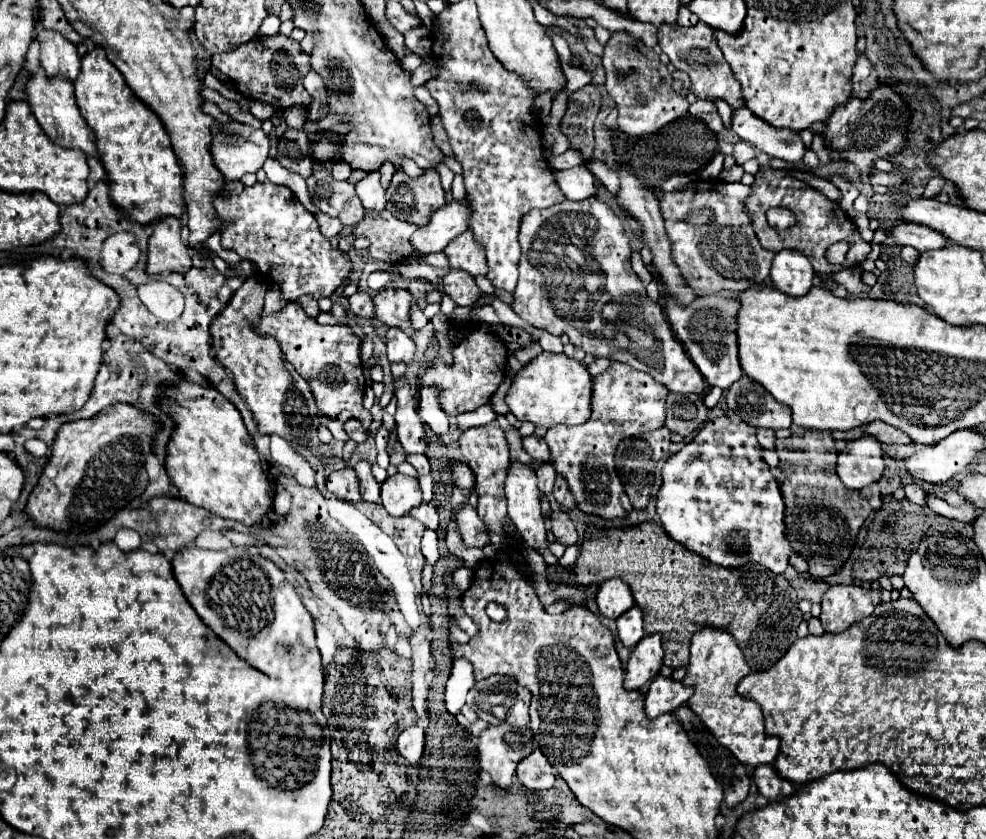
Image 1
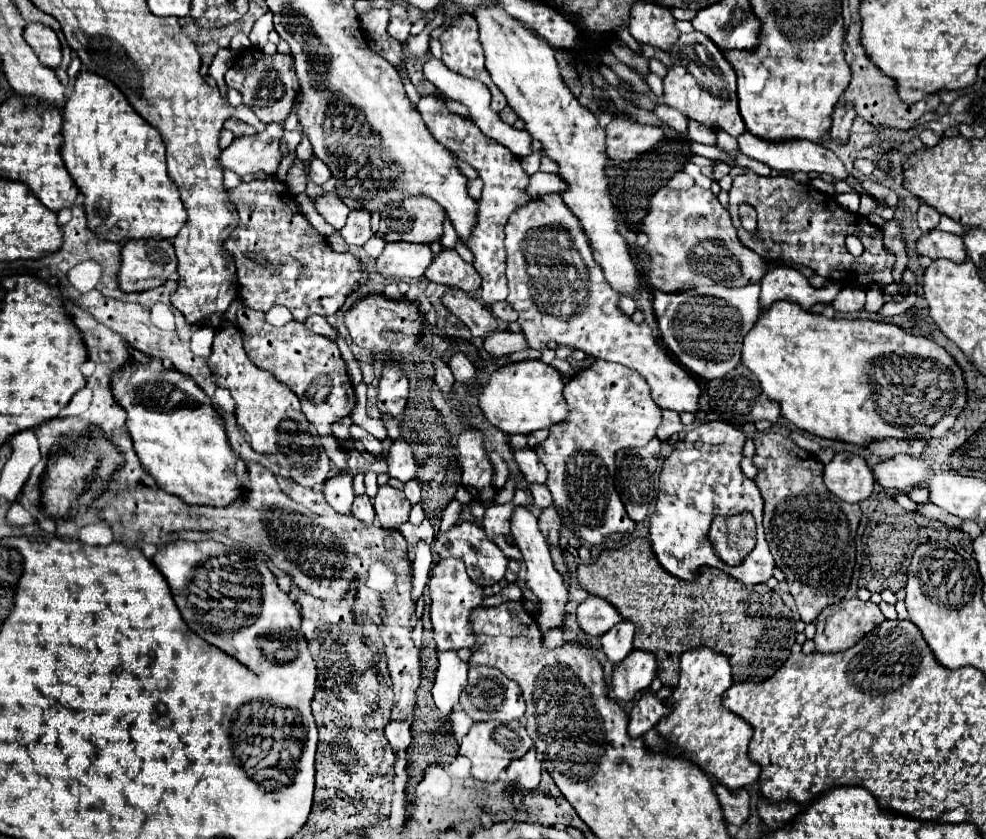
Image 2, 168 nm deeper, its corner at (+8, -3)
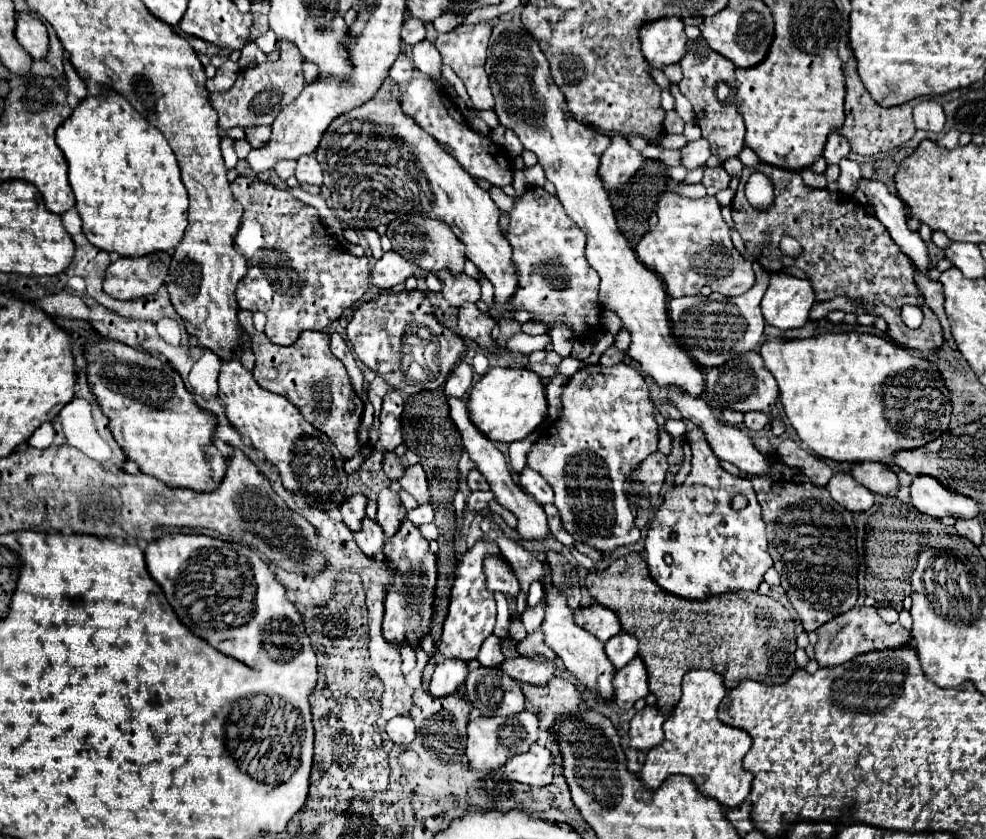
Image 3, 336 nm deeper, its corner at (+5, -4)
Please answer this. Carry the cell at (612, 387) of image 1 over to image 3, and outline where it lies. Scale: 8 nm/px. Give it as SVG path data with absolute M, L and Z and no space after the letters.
M619 362L615 366L583 366L575 372L563 390L563 416L553 422L547 432L541 432L531 452L527 454L527 466L537 470L555 490L555 506L561 514L563 528L583 544L589 544L601 552L611 552L619 546L635 544L641 534L633 522L623 482L627 474L639 466L651 452L657 450L657 420L655 406L649 400L649 386L641 372L631 364Z

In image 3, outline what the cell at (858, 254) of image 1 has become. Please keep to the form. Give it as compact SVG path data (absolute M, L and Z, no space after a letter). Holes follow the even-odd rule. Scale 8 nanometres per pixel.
M759 164L755 168L743 168L743 174L741 174L741 182L739 182L739 188L735 192L735 198L731 202L731 208L733 208L733 222L735 222L735 228L741 232L741 238L745 242L745 248L747 252L767 270L767 272L777 272L777 270L783 270L785 266L797 266L801 270L805 270L809 274L809 280L815 288L815 294L817 294L817 300L831 300L835 296L847 296L847 298L861 298L865 302L865 310L871 312L871 314L877 314L877 316L883 316L889 324L889 330L887 334L893 338L895 344L901 344L905 348L915 348L915 350L921 350L921 352L933 352L937 348L941 348L943 344L943 336L941 336L941 324L935 316L935 312L923 304L923 296L919 294L919 288L913 280L913 266L911 266L911 260L907 260L907 256L903 256L903 252L899 252L899 248L895 248L895 242L891 240L887 228L883 228L883 224L877 220L877 218L871 218L867 216L865 208L857 206L851 196L847 194L841 194L841 192L831 192L827 188L823 190L817 190L817 188L809 188L803 184L803 178L799 172L795 170L783 170L783 168L775 168L775 166L767 166L767 164ZM753 172L763 172L765 176L771 178L773 186L775 186L775 200L773 200L773 206L767 210L767 212L761 212L757 208L753 208L747 200L745 200L745 194L743 194L743 186L747 182L747 178L753 174ZM763 232L769 232L771 234L771 244L767 242L765 246L761 246L761 234ZM781 236L793 236L799 240L799 244L803 246L803 254L799 258L789 258L789 256L783 256L781 250L779 250L779 240ZM859 248L865 248L865 254L859 254L857 250ZM903 304L917 304L921 310L923 310L923 324L917 328L917 330L911 330L903 324L901 320L901 306Z

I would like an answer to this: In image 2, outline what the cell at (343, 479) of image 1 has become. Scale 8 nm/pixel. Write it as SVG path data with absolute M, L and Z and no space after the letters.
M340 473L324 483L324 497L330 503L330 507L338 513L350 513L352 501L354 501L354 489L352 489L352 475Z

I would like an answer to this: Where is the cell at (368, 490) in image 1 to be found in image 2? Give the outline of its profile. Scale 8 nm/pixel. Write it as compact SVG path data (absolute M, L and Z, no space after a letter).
M368 495L356 497L350 513L352 513L358 521L362 521L364 525L372 525L374 519L376 519L376 513L374 513L374 507L372 507L372 501L368 499Z

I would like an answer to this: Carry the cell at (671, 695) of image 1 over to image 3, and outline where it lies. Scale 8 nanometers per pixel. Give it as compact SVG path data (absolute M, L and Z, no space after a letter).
M645 706L639 710L631 720L629 746L637 750L649 750L657 746L663 740L663 722L665 716L657 706Z

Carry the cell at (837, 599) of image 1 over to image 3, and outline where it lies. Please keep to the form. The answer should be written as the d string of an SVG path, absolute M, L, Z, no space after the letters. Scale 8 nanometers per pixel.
M855 606L851 612L843 612L843 616L835 616L835 620L829 620L823 624L823 628L817 628L819 640L815 644L815 658L819 666L837 666L847 660L851 660L857 654L881 650L881 648L897 648L901 644L911 642L911 634L899 624L887 624L875 606Z

